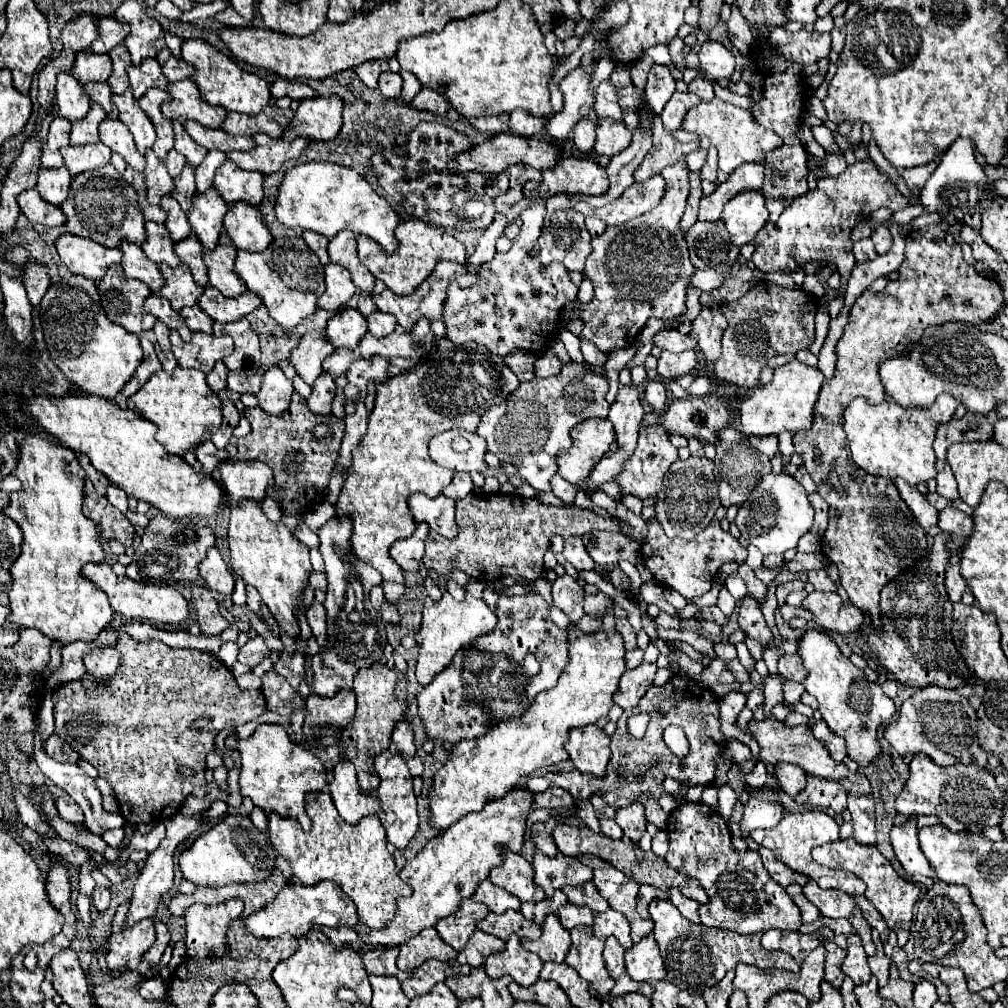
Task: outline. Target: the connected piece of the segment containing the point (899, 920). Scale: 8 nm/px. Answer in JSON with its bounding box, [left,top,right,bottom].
[812,837,920,947]

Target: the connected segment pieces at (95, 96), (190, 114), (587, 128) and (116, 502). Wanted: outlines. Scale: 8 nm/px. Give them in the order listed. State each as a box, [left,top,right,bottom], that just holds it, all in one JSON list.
[[84,81,118,119],[162,79,228,129],[572,117,596,153],[106,485,128,513]]

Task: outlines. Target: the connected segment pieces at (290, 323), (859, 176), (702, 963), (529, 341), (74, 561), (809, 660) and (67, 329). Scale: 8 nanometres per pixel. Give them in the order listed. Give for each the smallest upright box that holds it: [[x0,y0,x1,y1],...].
[[236,237,324,329],[752,159,902,279],[650,901,800,993],[442,203,578,357],[4,435,114,645],[798,629,896,767],[40,275,144,399]]

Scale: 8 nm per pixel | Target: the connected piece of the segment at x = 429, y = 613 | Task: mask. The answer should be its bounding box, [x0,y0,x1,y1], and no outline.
[416,591,498,685]

